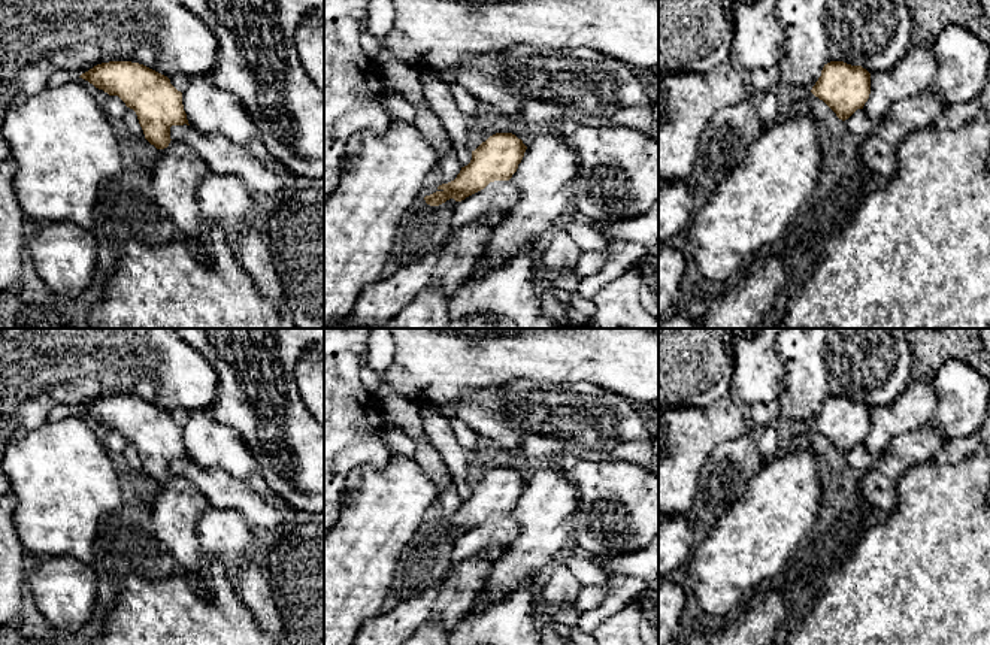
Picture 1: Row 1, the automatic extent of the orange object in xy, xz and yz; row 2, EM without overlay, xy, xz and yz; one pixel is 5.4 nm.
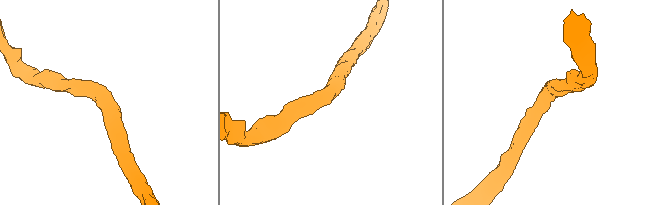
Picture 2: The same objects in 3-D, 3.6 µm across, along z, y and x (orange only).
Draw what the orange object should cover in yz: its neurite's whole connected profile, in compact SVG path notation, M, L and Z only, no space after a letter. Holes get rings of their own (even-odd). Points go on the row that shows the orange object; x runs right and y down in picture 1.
M830 61L824 64L811 93L823 100L839 119L845 121L857 109L863 109L868 102L871 73L862 66Z

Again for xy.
M131 61L102 63L79 78L109 96L118 96L137 115L145 139L157 149L170 143L172 125L190 125L182 93L170 79L143 64Z

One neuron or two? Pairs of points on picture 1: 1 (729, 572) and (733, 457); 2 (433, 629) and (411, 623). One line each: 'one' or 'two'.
1: two
2: two

